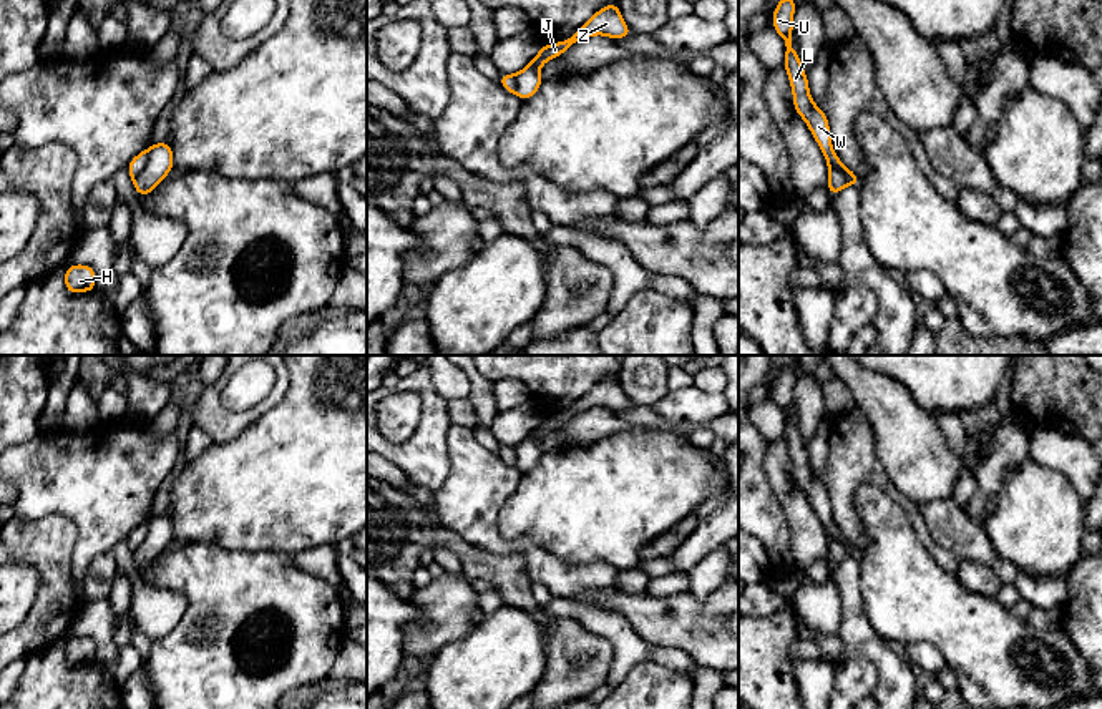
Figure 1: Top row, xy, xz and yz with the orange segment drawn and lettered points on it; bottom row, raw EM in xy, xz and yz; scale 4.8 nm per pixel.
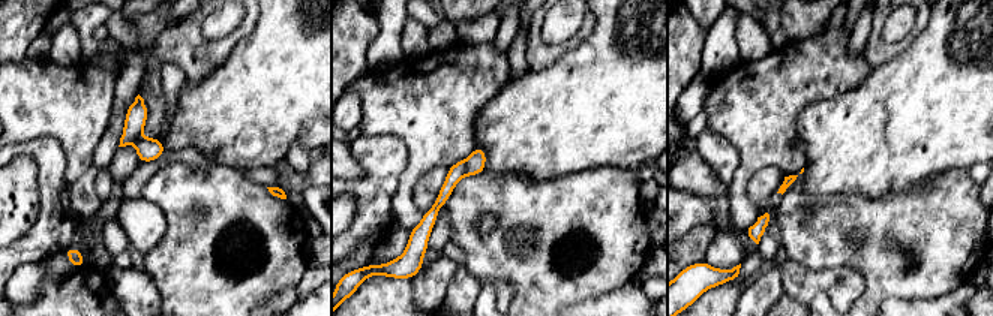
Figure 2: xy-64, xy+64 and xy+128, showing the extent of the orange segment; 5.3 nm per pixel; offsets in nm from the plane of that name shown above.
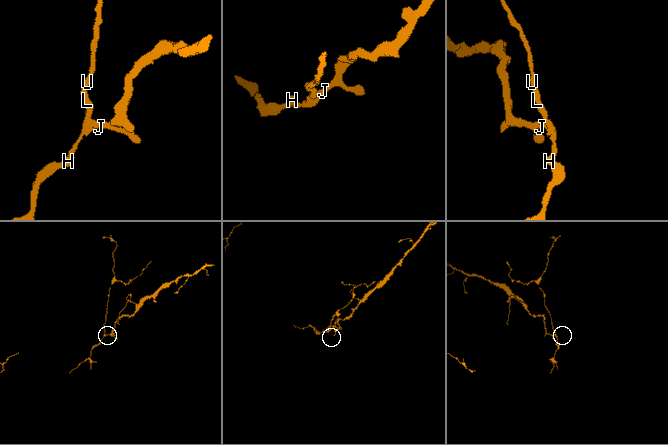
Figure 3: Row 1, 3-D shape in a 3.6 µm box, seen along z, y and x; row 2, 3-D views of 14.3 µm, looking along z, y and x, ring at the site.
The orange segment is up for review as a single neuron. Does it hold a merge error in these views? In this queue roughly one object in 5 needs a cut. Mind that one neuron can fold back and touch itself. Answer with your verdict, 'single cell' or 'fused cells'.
fused cells

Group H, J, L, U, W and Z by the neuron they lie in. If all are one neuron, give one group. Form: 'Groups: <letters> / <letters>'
Groups: H L U W / J Z

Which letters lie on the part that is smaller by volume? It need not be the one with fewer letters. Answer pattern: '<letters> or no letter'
H, L, U, W

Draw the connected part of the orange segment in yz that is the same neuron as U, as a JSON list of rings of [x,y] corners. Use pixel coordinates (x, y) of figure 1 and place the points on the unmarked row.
[[[793,367],[782,369],[775,377],[770,397],[782,408],[787,418],[782,437],[787,442],[788,453],[792,458],[792,465],[793,465],[792,477],[798,485],[798,488],[807,495],[823,530],[830,536],[840,538],[841,533],[833,521],[828,490],[823,480],[813,475],[807,443],[802,438],[797,420],[792,418],[793,387],[795,387],[797,370],[798,369],[793,369]]]

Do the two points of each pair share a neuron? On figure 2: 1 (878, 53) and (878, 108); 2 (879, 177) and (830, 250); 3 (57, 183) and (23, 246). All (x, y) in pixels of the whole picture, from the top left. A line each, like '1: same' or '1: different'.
1: different
2: different
3: same

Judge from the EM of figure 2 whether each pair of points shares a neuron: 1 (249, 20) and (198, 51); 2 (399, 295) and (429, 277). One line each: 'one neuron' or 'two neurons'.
1: one neuron
2: two neurons

